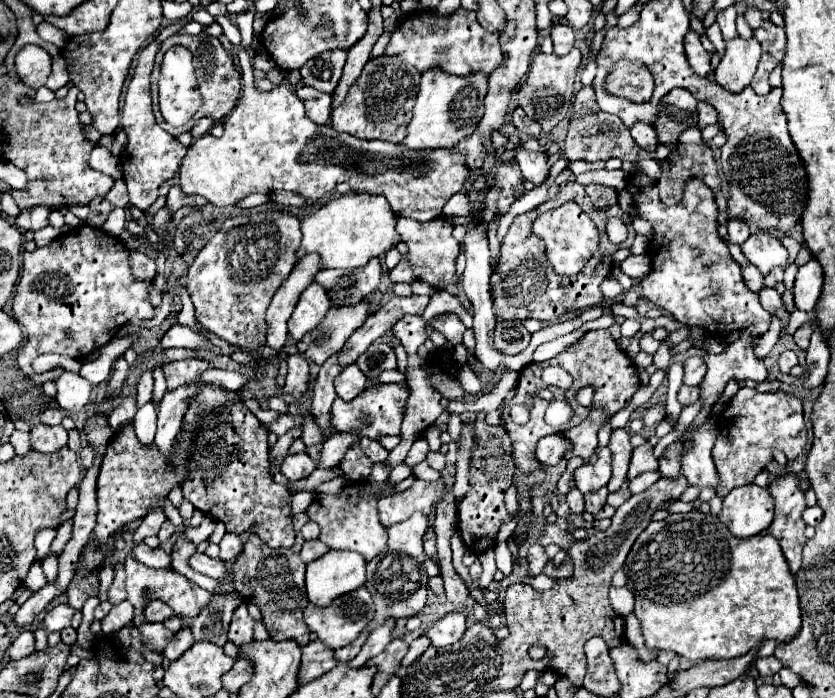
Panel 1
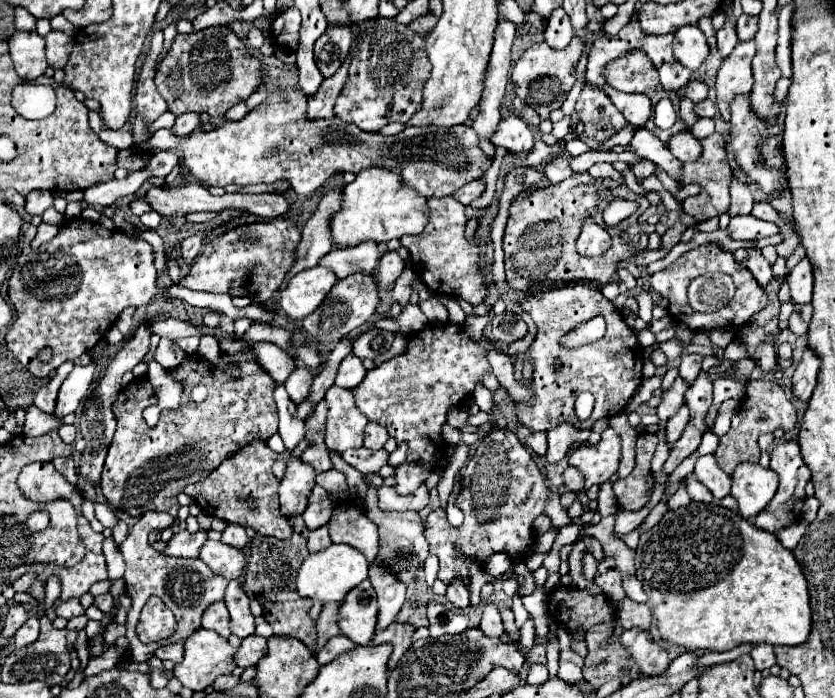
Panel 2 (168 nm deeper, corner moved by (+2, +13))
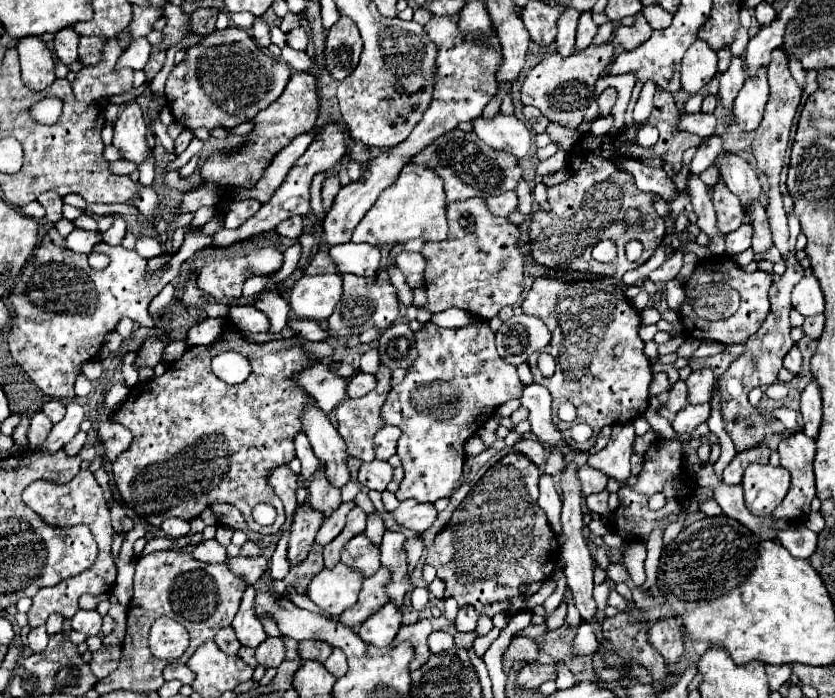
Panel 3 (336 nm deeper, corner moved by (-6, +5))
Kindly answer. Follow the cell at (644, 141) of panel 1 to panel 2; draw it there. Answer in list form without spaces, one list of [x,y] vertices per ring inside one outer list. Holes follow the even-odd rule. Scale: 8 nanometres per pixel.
[[[640,127],[634,131],[634,137],[630,141],[630,145],[615,146],[610,151],[620,153],[630,149],[634,153],[638,153],[640,157],[652,161],[654,165],[662,167],[672,179],[678,181],[678,175],[680,175],[680,167],[682,163],[678,159],[674,159],[674,155],[670,155],[670,151],[666,149],[666,145],[646,127]]]

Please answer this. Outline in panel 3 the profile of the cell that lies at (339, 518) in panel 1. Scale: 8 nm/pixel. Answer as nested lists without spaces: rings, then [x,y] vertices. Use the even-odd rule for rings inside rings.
[[[356,535],[342,549],[342,563],[360,571],[362,577],[372,577],[380,569],[380,549],[374,547],[366,535]]]

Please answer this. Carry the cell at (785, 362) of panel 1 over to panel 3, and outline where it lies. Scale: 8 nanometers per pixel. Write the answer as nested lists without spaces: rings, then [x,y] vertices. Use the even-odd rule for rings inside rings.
[[[794,345],[794,347],[792,347],[792,351],[784,357],[784,367],[786,367],[790,373],[798,375],[798,373],[800,373],[800,365],[802,365],[802,355],[800,355],[798,347]]]

